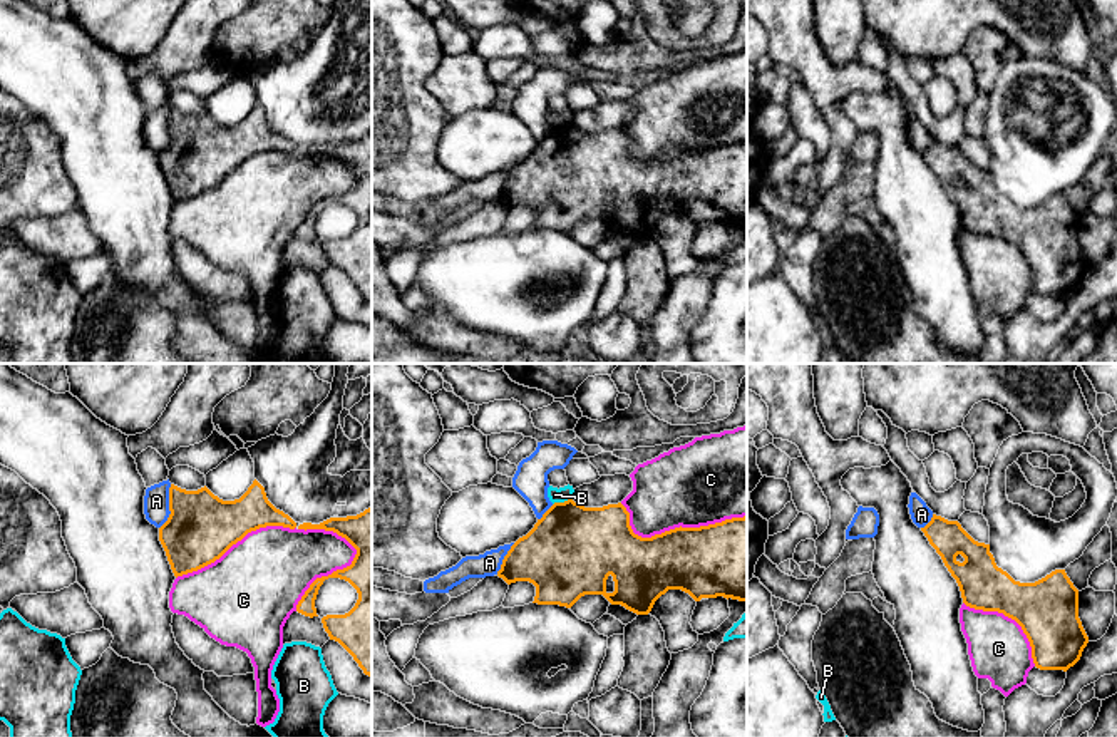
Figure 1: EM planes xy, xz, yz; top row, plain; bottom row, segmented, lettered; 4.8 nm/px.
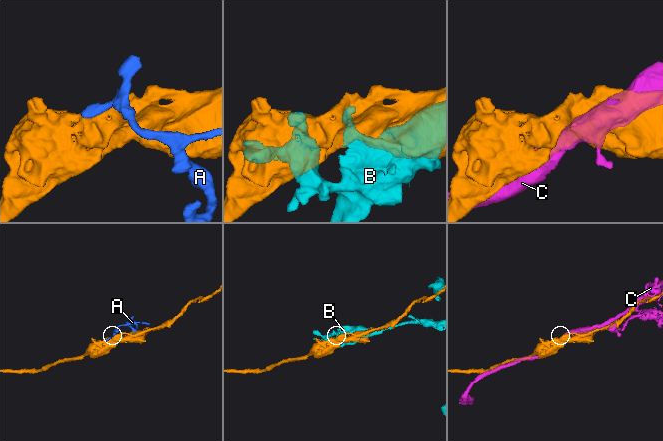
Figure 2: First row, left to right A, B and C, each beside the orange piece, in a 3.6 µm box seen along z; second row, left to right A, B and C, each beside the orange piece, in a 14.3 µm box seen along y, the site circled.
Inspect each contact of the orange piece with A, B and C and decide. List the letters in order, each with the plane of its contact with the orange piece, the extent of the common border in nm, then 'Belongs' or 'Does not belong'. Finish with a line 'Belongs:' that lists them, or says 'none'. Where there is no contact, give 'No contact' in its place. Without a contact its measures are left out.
A: Touches orange in xy. Shared border 220 nm. Does not belong
B: Touches orange in xz. Shared border 90 nm. Does not belong
C: Touches orange in xz. Shared border 600 nm. Does not belong
Belongs: none

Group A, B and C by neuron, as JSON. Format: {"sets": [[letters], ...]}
{"sets": [["A"], ["B"], ["C"]]}

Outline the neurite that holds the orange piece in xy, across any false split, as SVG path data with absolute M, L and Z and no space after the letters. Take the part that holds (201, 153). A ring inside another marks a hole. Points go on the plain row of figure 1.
M256 104L234 126L219 124L206 111L186 116L171 109L169 136L159 152L159 166L176 203L214 188L251 156L266 151L296 152L288 139L268 126Z

